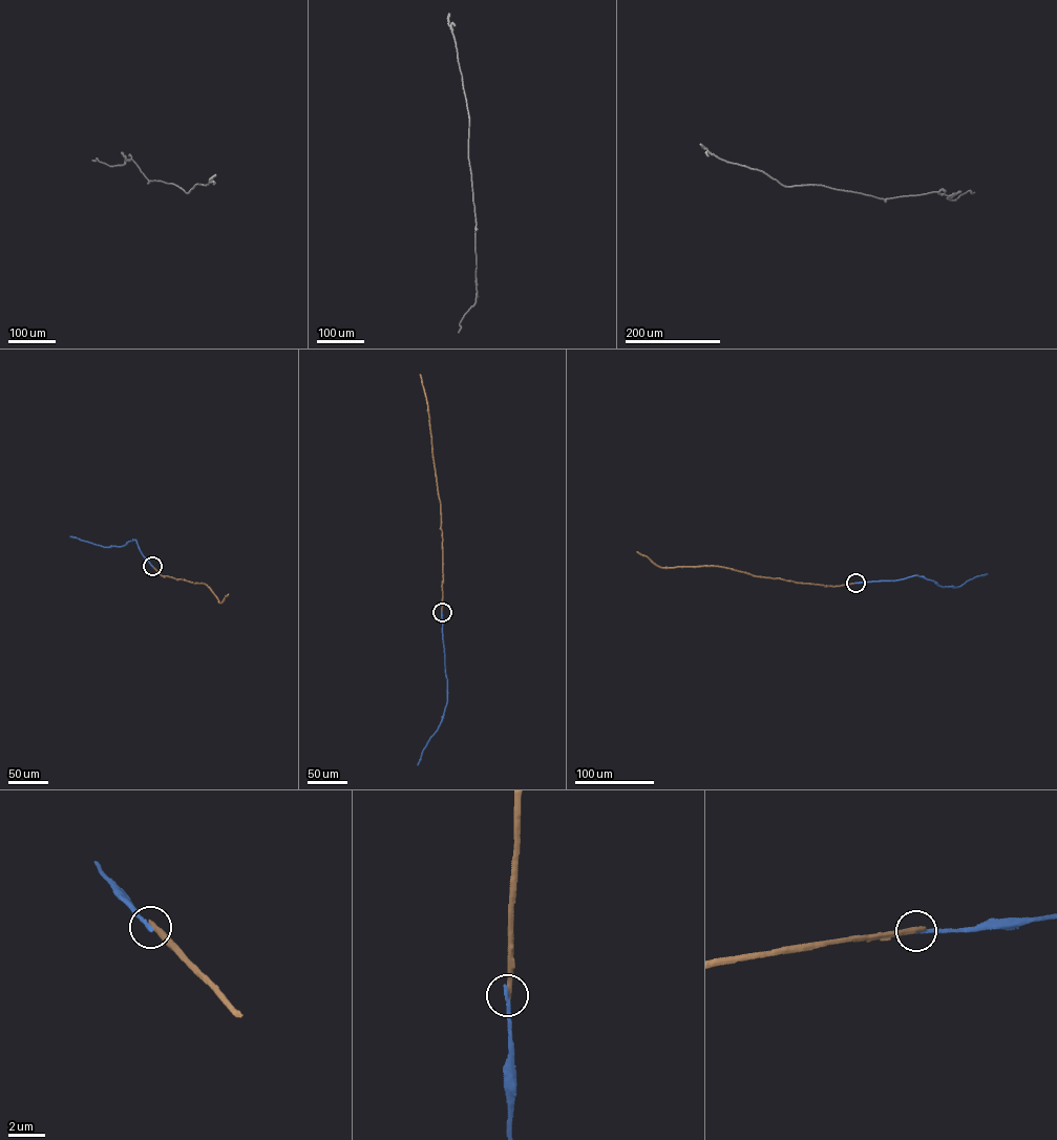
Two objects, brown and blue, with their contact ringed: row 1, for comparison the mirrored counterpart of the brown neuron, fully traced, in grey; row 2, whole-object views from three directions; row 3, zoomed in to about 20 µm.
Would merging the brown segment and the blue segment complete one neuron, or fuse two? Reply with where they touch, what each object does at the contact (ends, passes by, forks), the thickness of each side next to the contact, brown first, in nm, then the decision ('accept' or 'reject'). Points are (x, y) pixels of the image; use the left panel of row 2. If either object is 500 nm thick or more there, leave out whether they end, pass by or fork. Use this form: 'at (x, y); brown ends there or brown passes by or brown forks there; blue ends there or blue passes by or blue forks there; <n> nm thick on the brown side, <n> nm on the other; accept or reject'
at (152, 566); brown ends there; blue ends there; 320 nm thick on the brown side, 260 nm on the other; reject

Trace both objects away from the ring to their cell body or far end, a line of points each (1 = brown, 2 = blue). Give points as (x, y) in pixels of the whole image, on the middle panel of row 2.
1: (442, 612), (440, 504), (428, 406), (420, 375)
2: (442, 612), (447, 702), (438, 729), (418, 764)

